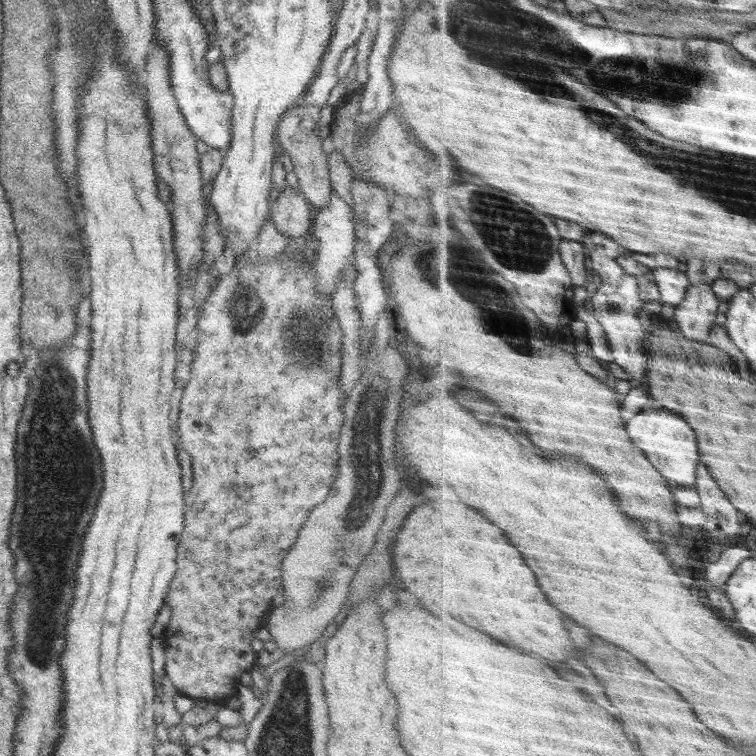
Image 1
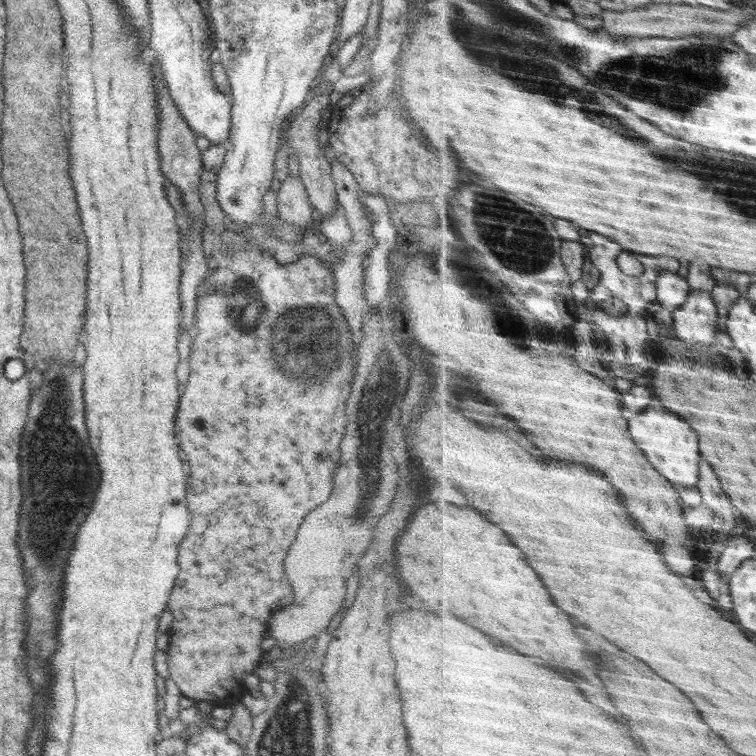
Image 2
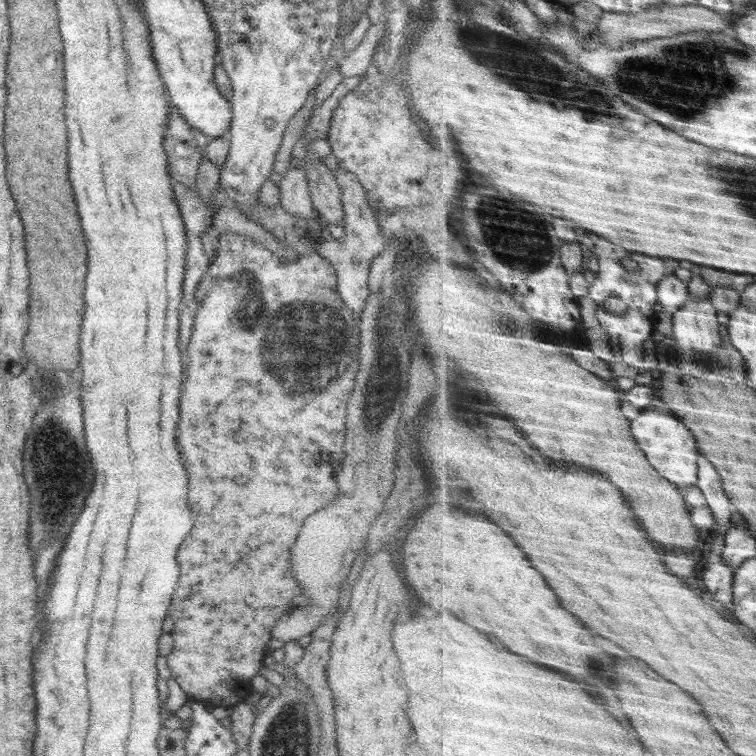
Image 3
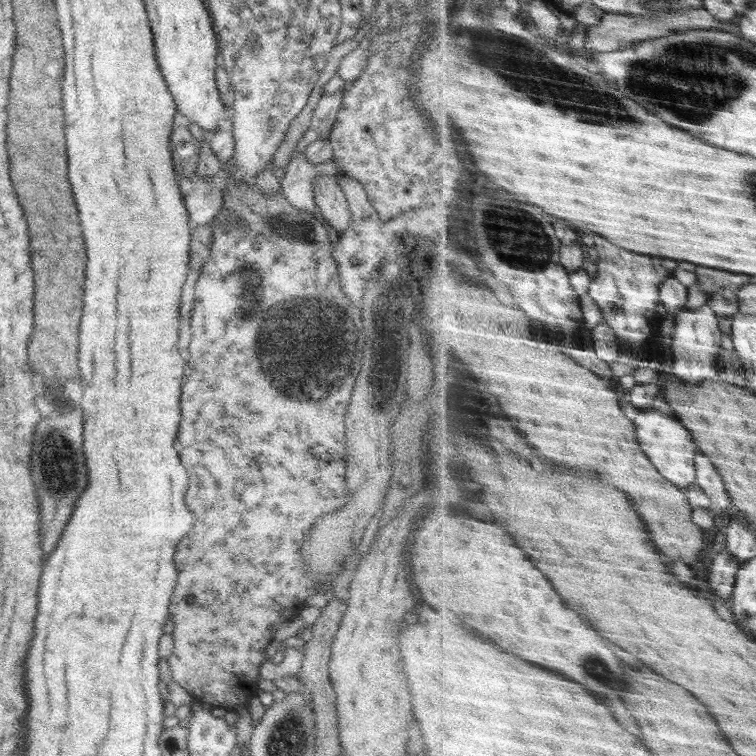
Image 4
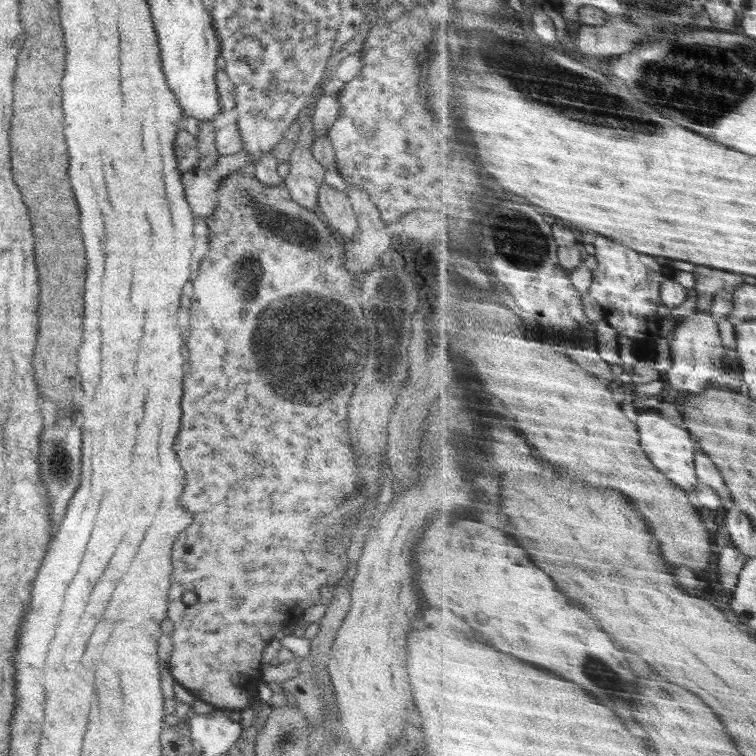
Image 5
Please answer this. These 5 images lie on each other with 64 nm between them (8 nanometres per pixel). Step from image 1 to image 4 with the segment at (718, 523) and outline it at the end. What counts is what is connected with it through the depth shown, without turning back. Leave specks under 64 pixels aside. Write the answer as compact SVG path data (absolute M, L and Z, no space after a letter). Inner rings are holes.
M702 452L698 454L698 470L700 470L698 485L706 488L706 492L712 496L712 503L714 503L712 510L718 515L724 514L726 511L733 512L734 504L732 504L732 498L728 496L724 478L720 476L720 472L718 472L716 464L710 460L710 456L706 456Z

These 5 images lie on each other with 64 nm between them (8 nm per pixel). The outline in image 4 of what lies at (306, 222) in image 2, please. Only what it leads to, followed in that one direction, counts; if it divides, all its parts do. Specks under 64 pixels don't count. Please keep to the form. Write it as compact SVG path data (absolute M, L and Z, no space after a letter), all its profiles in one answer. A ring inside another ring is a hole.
M298 151L293 153L291 161L284 170L285 174L284 177L281 178L280 192L284 193L286 200L290 202L290 205L294 206L295 209L313 214L317 214L318 208L314 200L314 181L312 180L322 174L331 176L339 174L334 160L323 163L312 163L308 161L306 153L300 153Z

